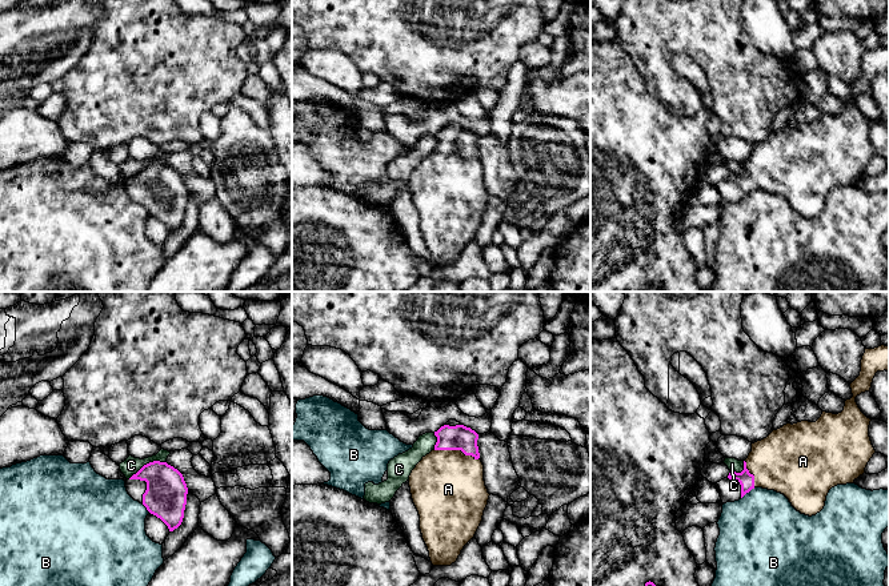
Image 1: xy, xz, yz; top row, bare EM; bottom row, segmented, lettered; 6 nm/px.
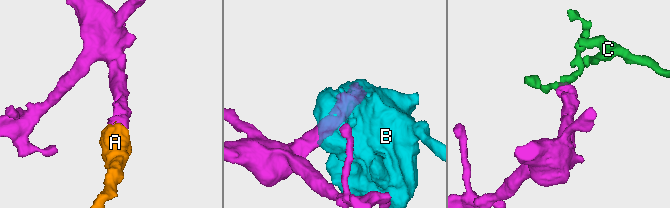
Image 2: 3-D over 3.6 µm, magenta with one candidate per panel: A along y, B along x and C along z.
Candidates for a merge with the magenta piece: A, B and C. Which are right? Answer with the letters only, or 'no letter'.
A

